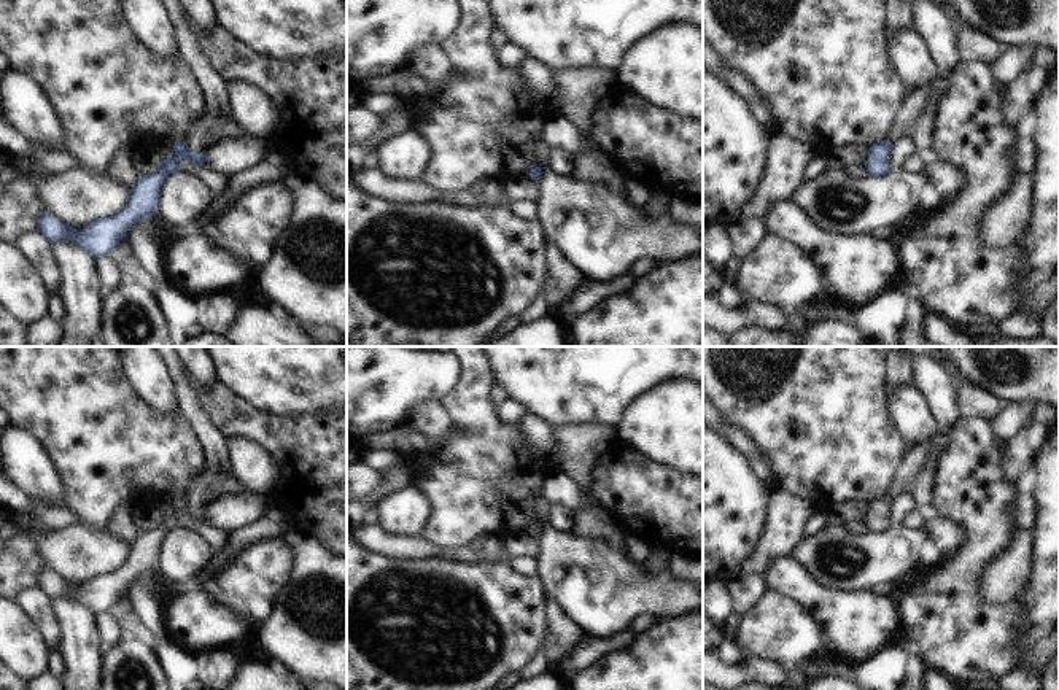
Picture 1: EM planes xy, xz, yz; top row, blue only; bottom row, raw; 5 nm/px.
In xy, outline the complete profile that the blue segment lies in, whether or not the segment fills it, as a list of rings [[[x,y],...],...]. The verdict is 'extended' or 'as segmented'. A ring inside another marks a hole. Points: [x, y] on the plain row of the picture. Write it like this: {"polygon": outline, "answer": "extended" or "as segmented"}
{"polygon": [[[172,486],[169,493],[172,512],[169,515],[161,515],[161,523],[154,529],[142,531],[138,534],[129,545],[129,553],[121,568],[94,576],[86,583],[75,585],[64,580],[48,566],[43,566],[38,576],[38,588],[49,599],[67,595],[87,607],[94,615],[107,612],[110,606],[121,599],[135,579],[143,574],[151,574],[156,569],[161,542],[170,529],[181,528],[178,521],[181,515],[188,515],[194,521],[207,523],[204,507],[191,509],[180,488]]], "answer": "extended"}

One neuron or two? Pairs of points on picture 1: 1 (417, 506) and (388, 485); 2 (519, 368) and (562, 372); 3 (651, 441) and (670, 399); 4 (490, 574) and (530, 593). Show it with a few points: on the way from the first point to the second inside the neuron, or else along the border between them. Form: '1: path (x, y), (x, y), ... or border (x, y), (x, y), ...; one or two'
1: border (409, 484), (391, 492), (379, 504); two
2: path (530, 369), (550, 369); one
3: path (660, 431), (670, 422), (670, 409); one
4: path (500, 584), (520, 593); one

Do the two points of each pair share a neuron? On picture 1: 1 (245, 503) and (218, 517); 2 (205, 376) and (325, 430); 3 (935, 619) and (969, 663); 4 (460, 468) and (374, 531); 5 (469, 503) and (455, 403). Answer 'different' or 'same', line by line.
1: same
2: different
3: same
4: different
5: same

